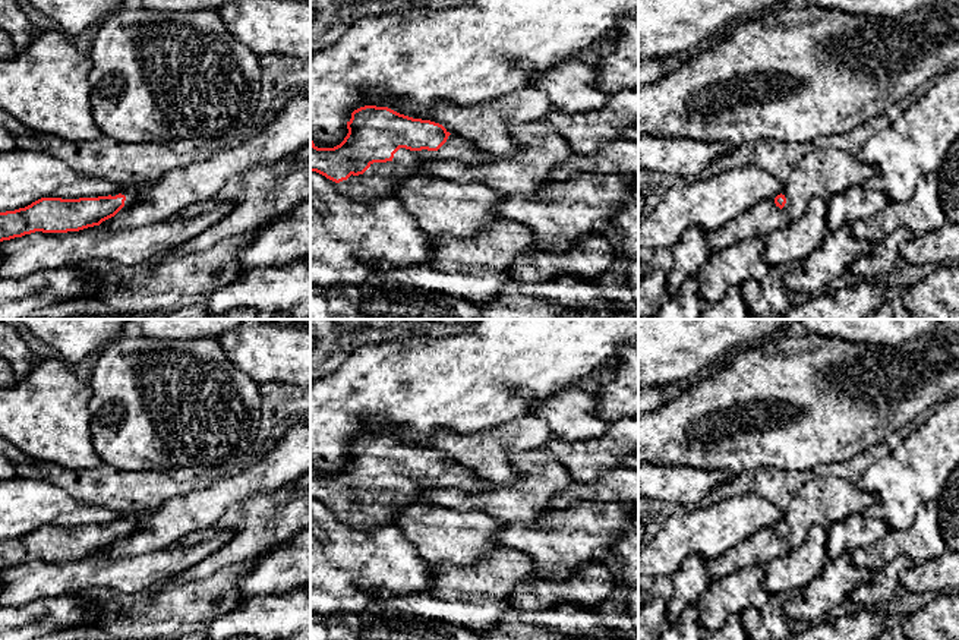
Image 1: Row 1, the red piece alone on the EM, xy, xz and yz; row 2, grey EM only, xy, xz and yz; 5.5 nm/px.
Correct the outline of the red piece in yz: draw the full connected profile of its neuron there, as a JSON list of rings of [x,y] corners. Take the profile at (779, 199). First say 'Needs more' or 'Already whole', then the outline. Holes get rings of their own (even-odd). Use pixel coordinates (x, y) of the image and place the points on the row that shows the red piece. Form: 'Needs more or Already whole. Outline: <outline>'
Needs more. Outline: [[[818,148],[798,161],[775,204],[792,221],[805,212],[813,198],[829,201],[848,187],[864,185],[877,171],[876,165],[862,163],[843,149]]]

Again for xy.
Needs more. Outline: [[[123,186],[108,196],[41,198],[25,208],[0,212],[0,242],[35,231],[67,233],[100,226],[119,211],[136,205],[145,190],[145,187]]]

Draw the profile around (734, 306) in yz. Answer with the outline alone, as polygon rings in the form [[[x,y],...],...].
[[[741,286],[728,290],[723,300],[709,303],[700,319],[748,319],[750,310],[742,297]]]

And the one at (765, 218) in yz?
[[[775,198],[764,199],[738,218],[706,233],[712,252],[734,246],[748,237],[767,237],[786,227],[789,220],[775,204]]]

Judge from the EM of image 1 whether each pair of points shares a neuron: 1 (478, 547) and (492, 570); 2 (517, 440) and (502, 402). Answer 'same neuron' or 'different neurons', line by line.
1: different neurons
2: different neurons

